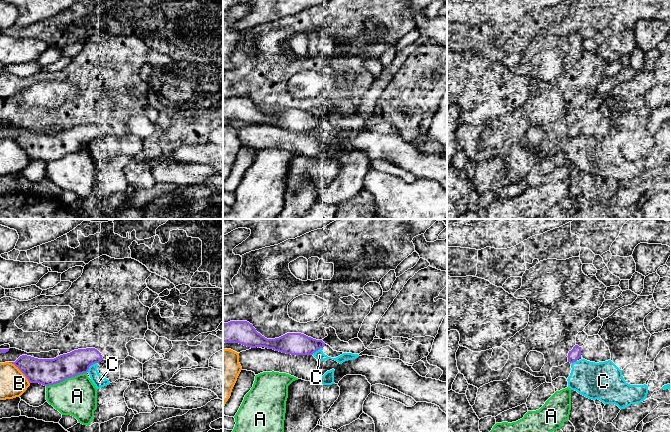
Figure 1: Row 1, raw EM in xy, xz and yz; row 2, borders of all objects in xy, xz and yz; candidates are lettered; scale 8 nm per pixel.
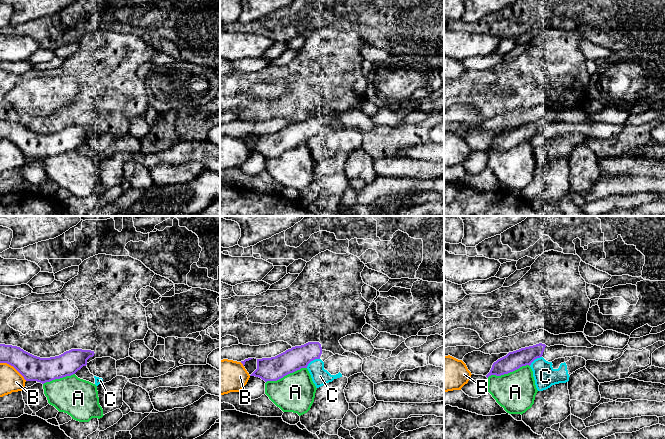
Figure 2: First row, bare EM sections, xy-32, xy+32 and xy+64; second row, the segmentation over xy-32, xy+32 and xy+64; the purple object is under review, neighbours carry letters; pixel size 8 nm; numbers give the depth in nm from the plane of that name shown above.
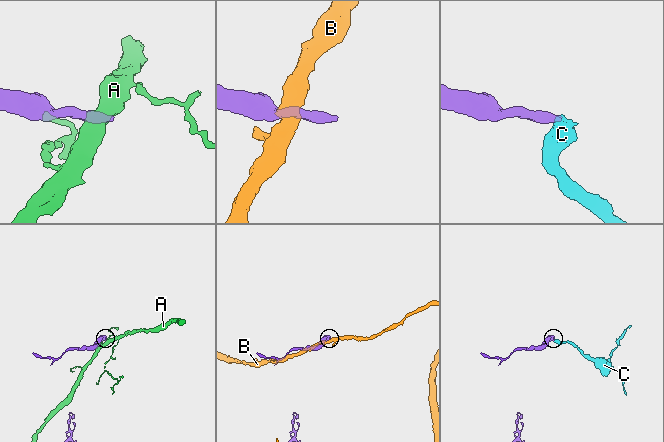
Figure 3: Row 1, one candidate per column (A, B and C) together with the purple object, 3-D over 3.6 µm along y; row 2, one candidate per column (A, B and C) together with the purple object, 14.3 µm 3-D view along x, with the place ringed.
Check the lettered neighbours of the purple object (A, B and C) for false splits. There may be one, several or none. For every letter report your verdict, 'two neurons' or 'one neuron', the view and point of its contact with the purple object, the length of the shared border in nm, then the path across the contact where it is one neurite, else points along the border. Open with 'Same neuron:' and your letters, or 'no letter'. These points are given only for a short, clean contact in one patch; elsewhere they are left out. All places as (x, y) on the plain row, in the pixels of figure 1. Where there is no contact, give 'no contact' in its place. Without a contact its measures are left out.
Same neuron: no letter
A: two neurons; contact xy (66, 154); length 340 nm; border xy (86, 148), (67, 153), (46, 162)
B: two neurons; contact xy (20, 146); length 240 nm; border xy (8, 138), (11, 138), (25, 152), (29, 159)
C: two neurons; contact xy (90, 141); length 110 nm

